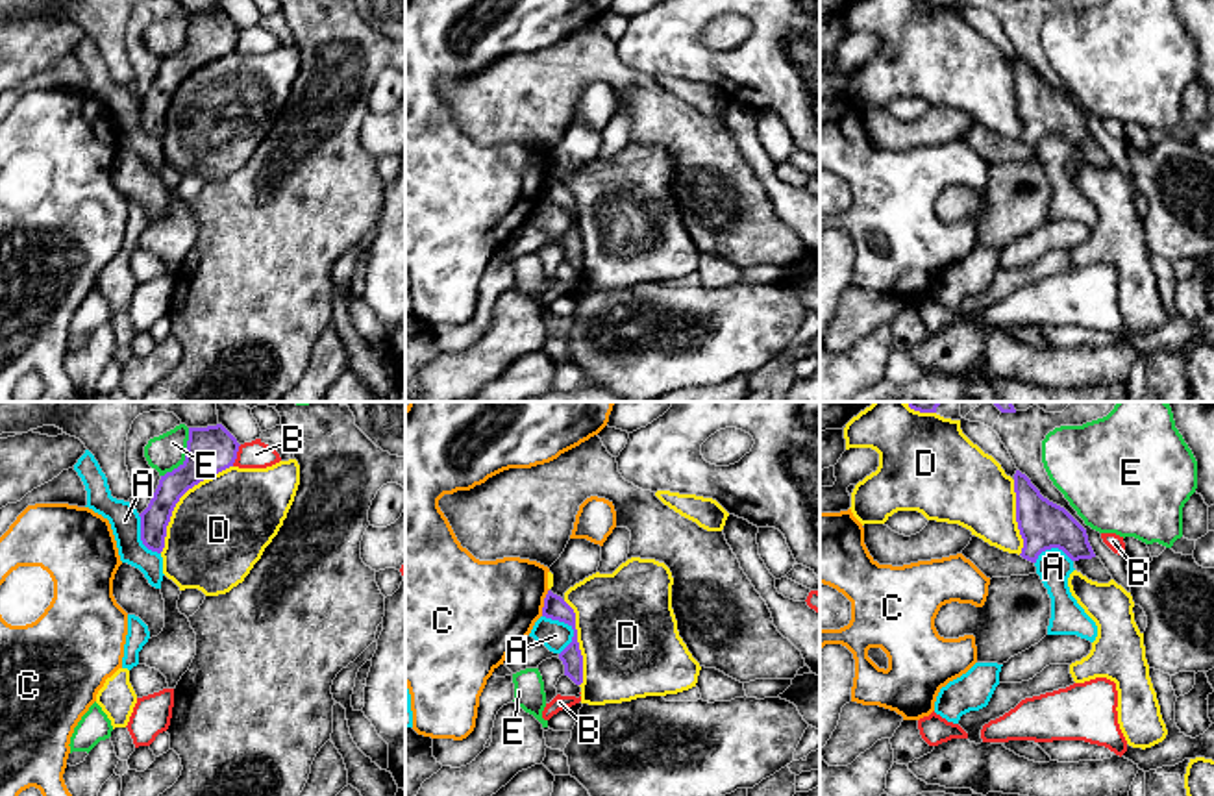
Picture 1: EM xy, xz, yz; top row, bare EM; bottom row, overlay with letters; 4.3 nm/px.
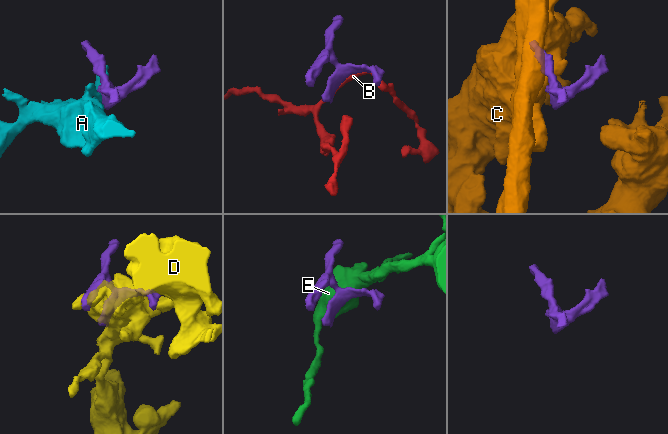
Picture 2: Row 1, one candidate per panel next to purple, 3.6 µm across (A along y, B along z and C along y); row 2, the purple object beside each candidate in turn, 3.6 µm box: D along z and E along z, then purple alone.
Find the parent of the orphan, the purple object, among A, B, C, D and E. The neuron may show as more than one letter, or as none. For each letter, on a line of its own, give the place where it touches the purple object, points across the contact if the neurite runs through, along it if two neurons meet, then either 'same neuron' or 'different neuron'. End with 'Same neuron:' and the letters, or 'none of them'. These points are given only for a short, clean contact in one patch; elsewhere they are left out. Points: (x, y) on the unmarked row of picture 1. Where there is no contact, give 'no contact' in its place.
A: xz (572, 213) | along xz (543, 200), (563, 206), (572, 215), (572, 226), (559, 239) | different neuron
B: xy (235, 41) | different neuron
C: xz (545, 187) | different neuron
D: xy (178, 86) | different neuron
E: xy (185, 41) | different neuron
Same neuron: none of them

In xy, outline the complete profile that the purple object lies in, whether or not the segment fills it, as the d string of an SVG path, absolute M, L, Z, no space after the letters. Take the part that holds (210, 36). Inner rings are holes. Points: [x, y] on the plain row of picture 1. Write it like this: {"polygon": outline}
{"polygon": "M222 9L189 13L185 46L161 61L154 83L139 100L141 126L148 135L163 137L167 111L180 83L200 67L233 52L239 31Z"}

